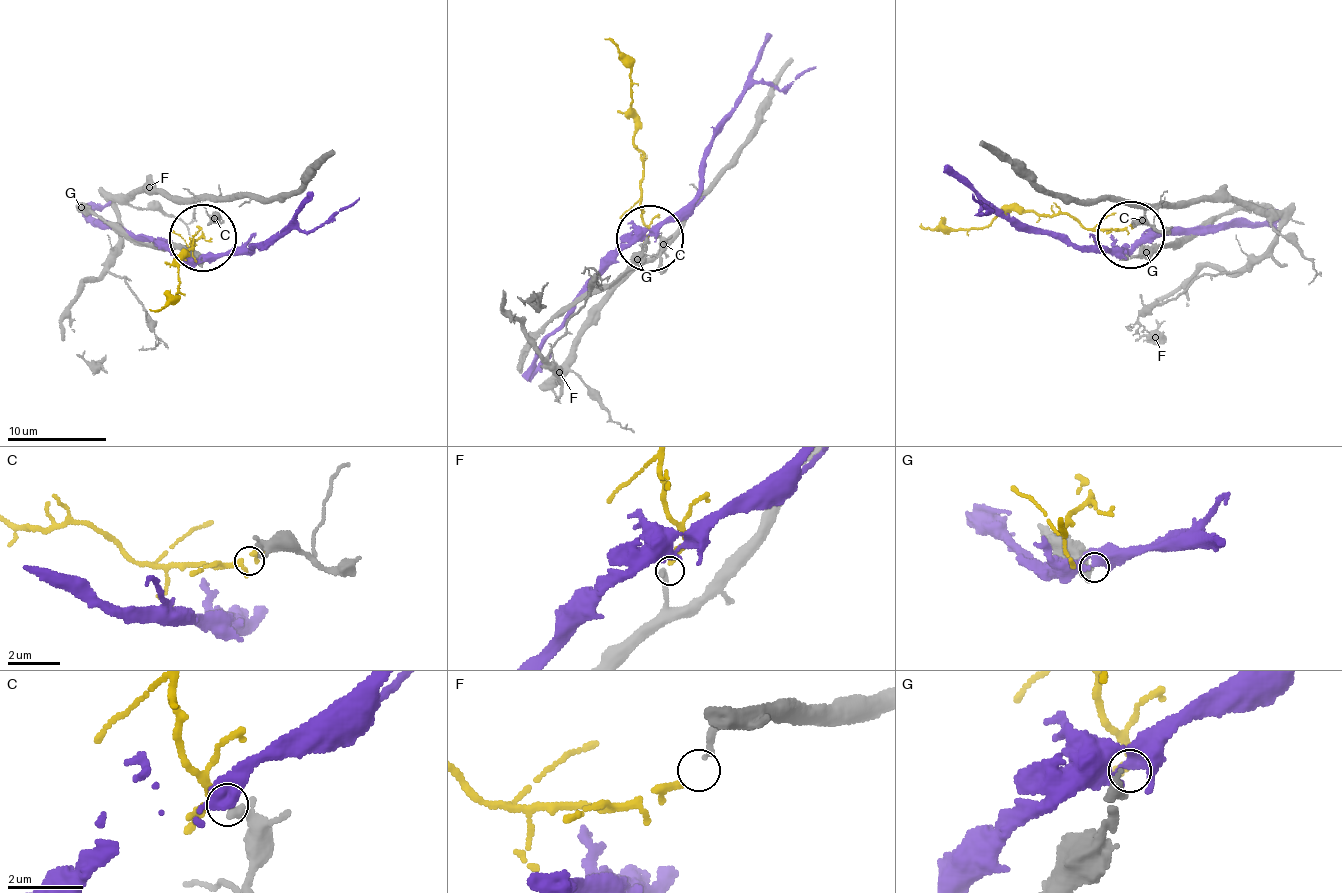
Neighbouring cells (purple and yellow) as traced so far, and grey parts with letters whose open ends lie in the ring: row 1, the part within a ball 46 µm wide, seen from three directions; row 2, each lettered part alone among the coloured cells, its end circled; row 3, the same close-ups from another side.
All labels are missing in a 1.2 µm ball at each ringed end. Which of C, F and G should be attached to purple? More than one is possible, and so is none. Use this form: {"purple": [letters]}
{"purple": []}

